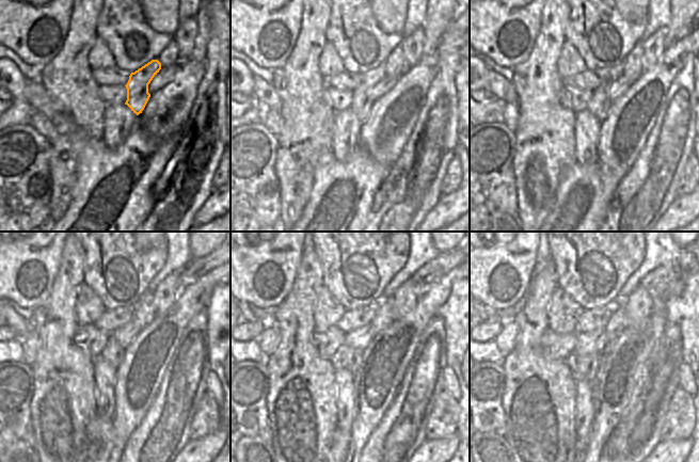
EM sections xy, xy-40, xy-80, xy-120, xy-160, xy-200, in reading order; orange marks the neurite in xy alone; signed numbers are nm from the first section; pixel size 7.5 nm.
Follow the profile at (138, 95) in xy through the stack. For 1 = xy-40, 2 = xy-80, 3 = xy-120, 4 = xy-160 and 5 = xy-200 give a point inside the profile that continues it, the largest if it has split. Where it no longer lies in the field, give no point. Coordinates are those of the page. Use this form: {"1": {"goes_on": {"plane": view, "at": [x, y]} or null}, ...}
{"1": {"goes_on": {"plane": "xy-40", "at": [361, 102]}}, "2": {"goes_on": {"plane": "xy-80", "at": [599, 105]}}, "3": {"goes_on": {"plane": "xy-120", "at": [113, 352]}}, "4": {"goes_on": {"plane": "xy-160", "at": [350, 359]}}, "5": {"goes_on": {"plane": "xy-200", "at": [585, 367]}}}

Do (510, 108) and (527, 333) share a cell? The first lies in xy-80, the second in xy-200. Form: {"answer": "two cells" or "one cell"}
{"answer": "two cells"}

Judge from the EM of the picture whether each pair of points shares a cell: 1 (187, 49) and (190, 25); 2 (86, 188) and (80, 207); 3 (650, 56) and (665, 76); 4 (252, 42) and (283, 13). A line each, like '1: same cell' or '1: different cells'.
1: same cell
2: same cell
3: different cells
4: same cell

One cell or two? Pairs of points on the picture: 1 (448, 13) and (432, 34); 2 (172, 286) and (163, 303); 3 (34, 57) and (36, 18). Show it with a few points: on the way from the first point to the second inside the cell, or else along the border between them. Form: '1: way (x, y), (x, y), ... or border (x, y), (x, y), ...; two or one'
1: way (443, 18), (433, 29); one
2: way (170, 290), (165, 299); one
3: way (34, 47), (34, 35), (29, 28); one

